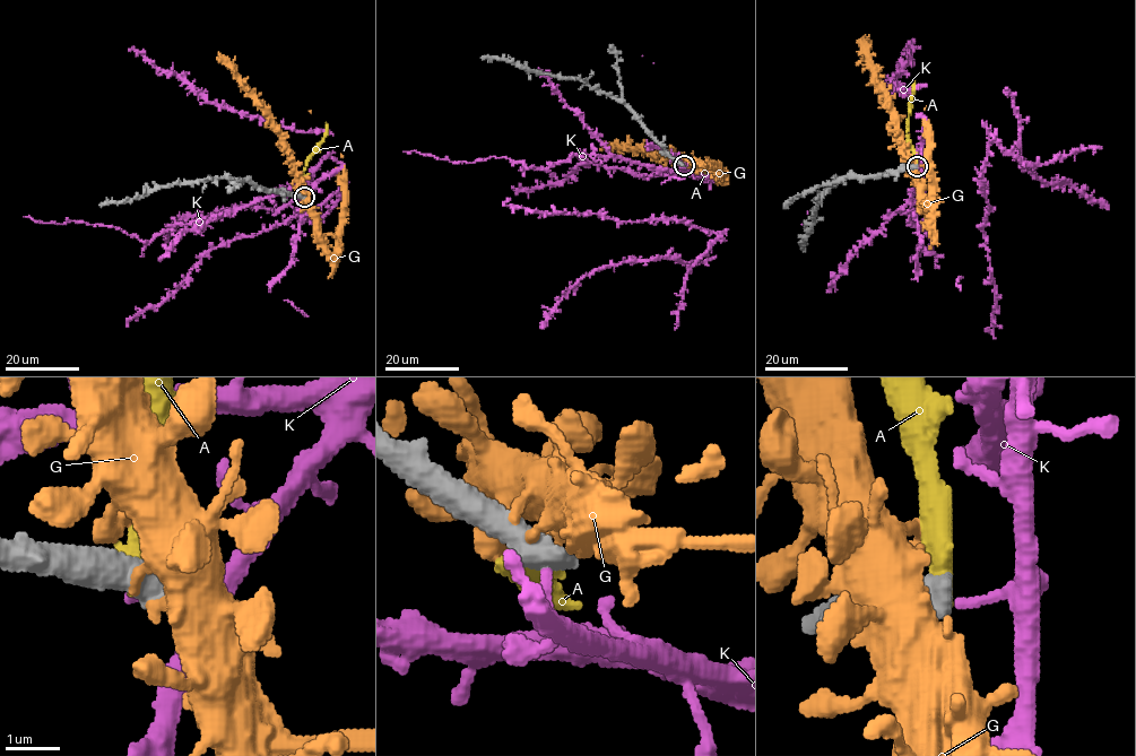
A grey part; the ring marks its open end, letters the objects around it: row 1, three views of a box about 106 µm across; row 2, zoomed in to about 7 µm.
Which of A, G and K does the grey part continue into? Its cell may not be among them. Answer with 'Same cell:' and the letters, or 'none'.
Same cell: none

